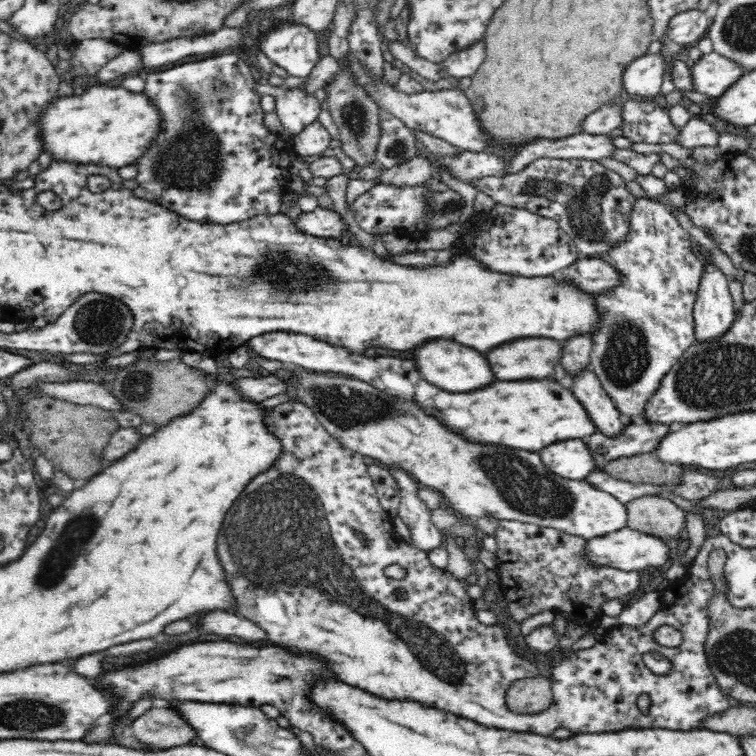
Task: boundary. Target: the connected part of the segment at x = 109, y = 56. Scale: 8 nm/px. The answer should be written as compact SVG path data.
M90 39L76 42L78 44L74 58L75 66L71 72L74 76L87 79L96 75L105 64L111 62L123 52L123 47L106 39Z

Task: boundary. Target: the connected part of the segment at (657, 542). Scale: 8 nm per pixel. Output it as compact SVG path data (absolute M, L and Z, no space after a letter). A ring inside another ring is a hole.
M627 527L603 538L591 539L586 546L586 551L594 563L616 568L622 572L642 571L645 568L666 569L672 560L670 546L666 540Z

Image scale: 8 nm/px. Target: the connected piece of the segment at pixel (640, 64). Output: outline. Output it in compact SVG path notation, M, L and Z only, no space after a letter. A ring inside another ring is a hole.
M660 54L654 56L640 56L633 62L630 62L623 68L621 72L621 85L622 89L625 90L632 99L646 101L658 96L660 94L660 86L664 84L665 70L663 67L664 61Z

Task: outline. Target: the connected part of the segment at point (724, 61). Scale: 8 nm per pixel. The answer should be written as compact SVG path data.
M714 52L703 55L689 67L694 92L716 99L744 74L739 64Z

